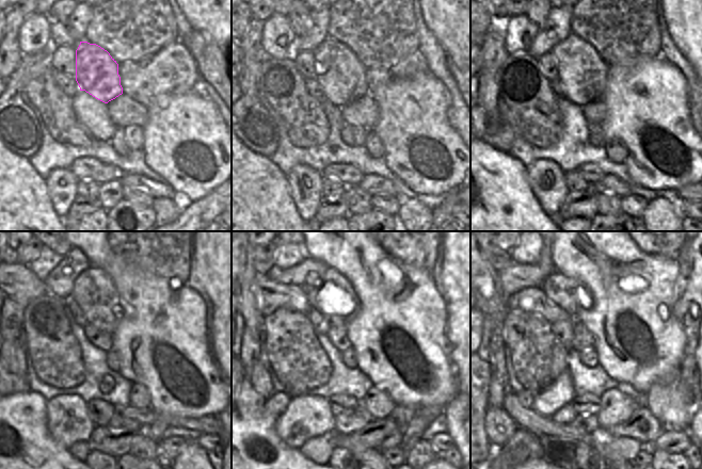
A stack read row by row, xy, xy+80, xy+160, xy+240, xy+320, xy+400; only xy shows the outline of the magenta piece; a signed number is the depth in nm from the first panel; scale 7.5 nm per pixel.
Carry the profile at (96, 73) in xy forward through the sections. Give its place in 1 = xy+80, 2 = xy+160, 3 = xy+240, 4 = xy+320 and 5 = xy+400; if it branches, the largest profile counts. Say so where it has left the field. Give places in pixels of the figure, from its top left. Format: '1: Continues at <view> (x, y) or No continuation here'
1: Continues at xy+80 (340, 75)
2: Continues at xy+160 (581, 73)
3: Continues at xy+240 (95, 292)
4: Continues at xy+320 (331, 275)
5: Continues at xy+400 (561, 290)

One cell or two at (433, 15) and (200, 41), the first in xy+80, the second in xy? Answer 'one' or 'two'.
two

